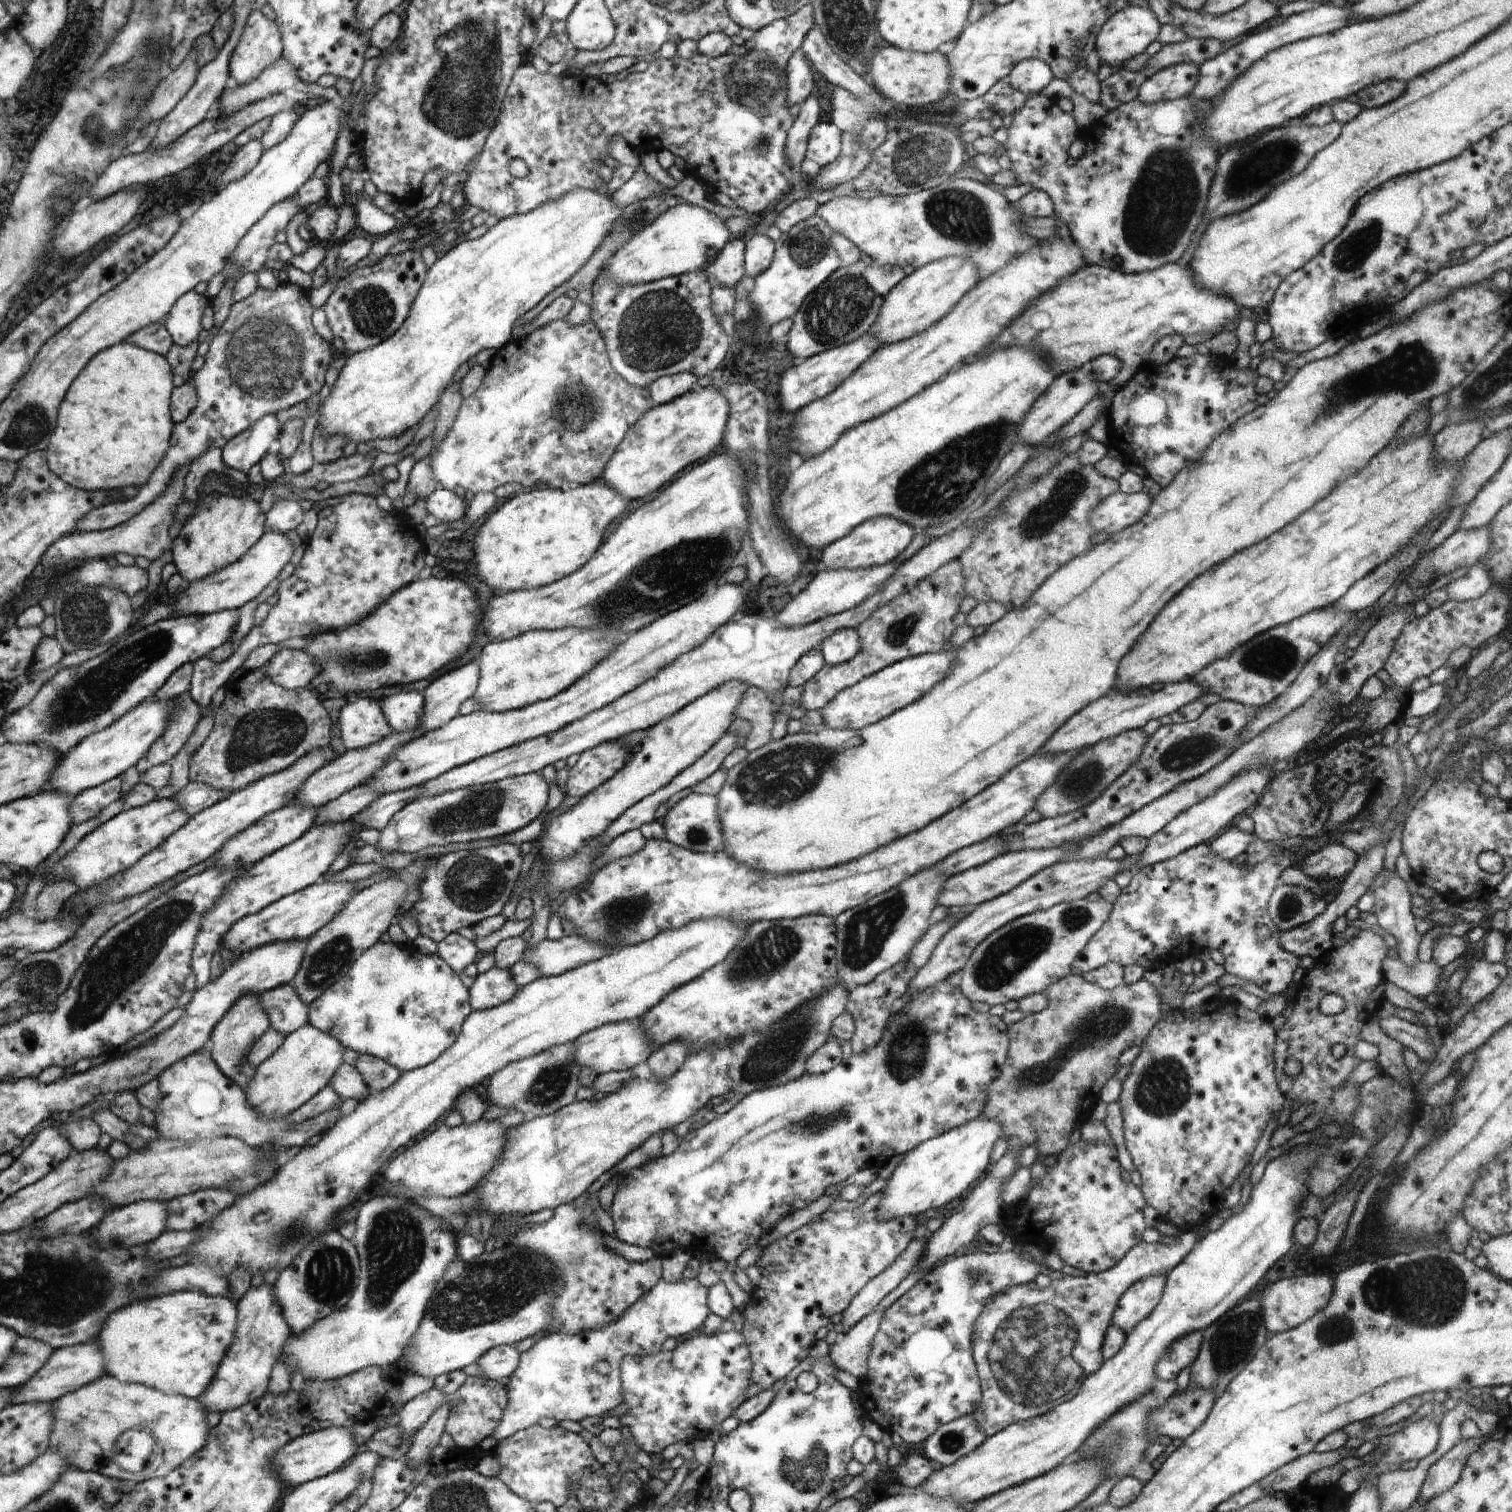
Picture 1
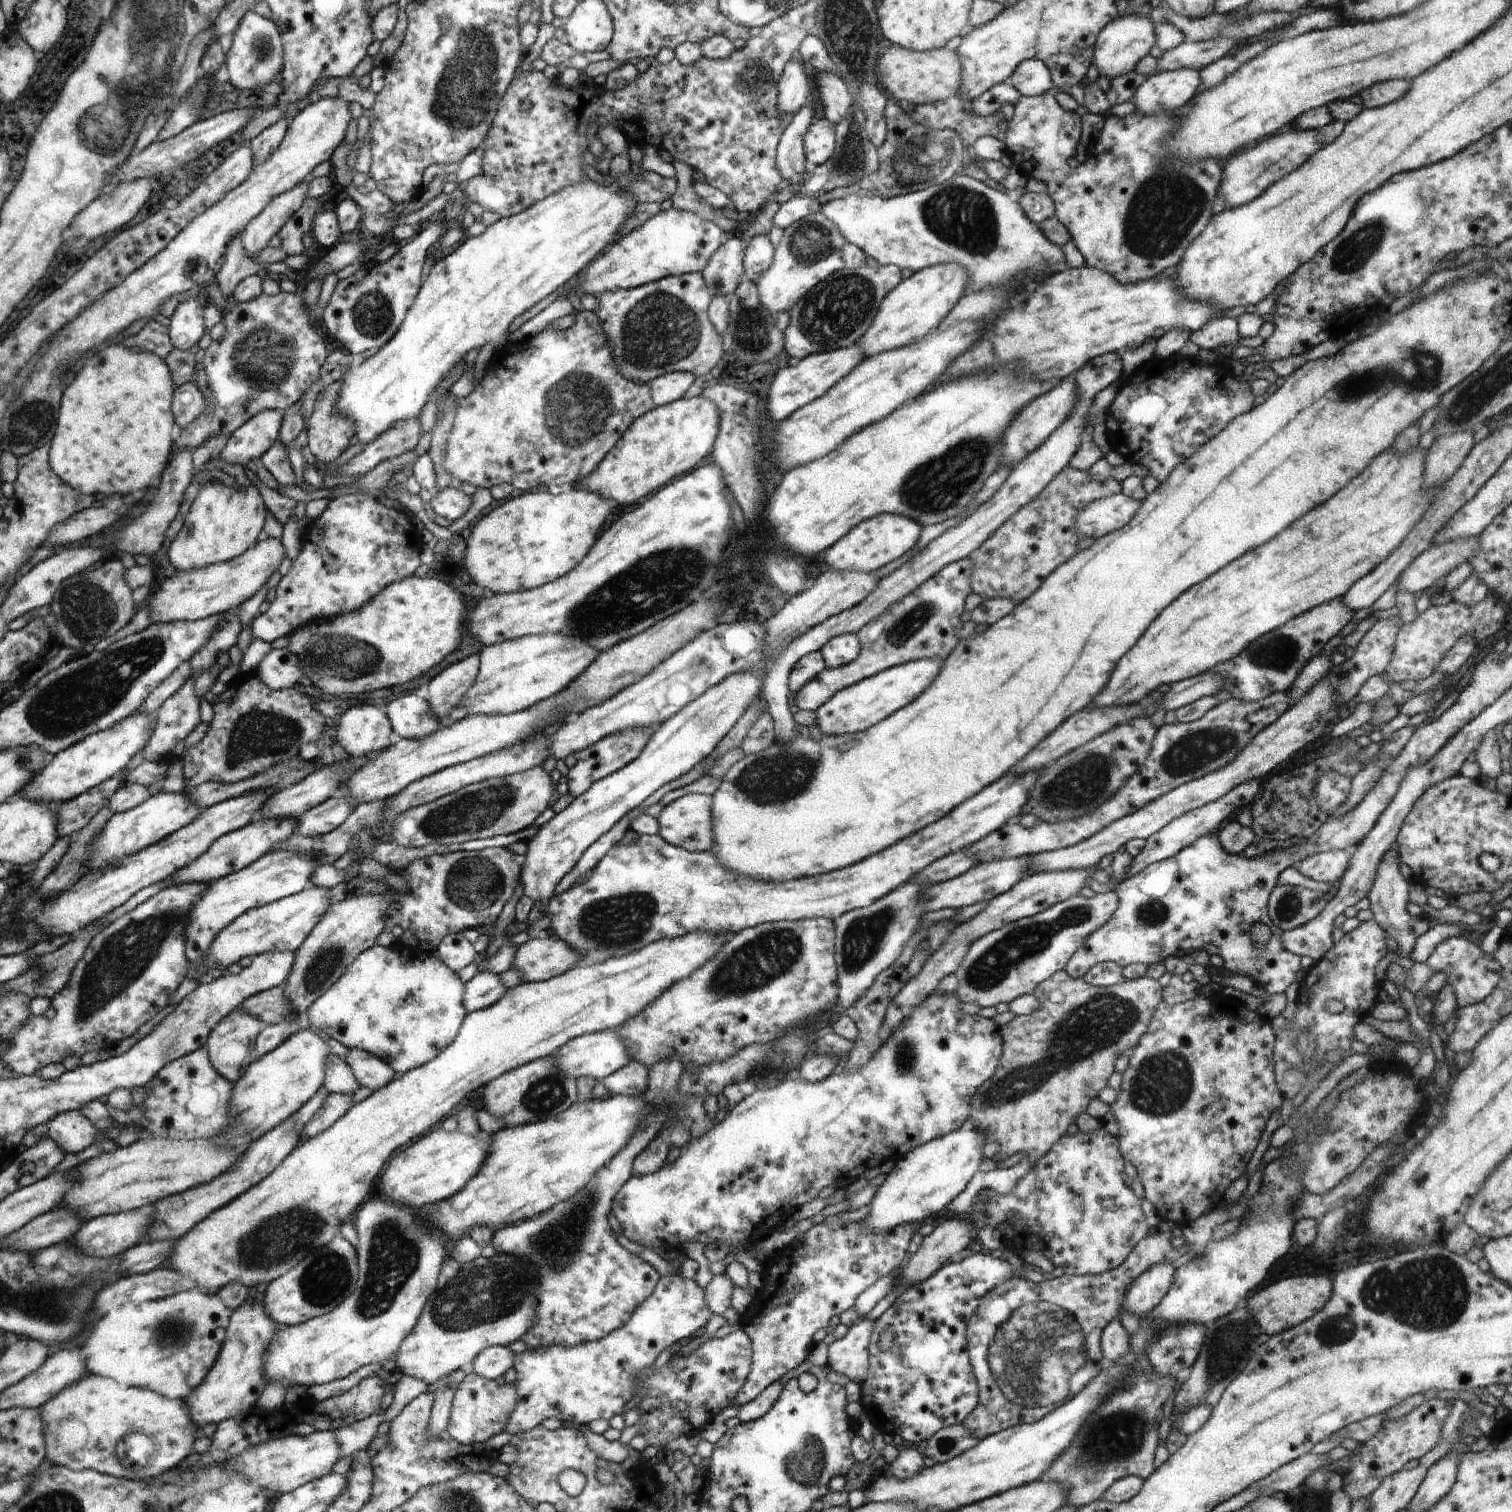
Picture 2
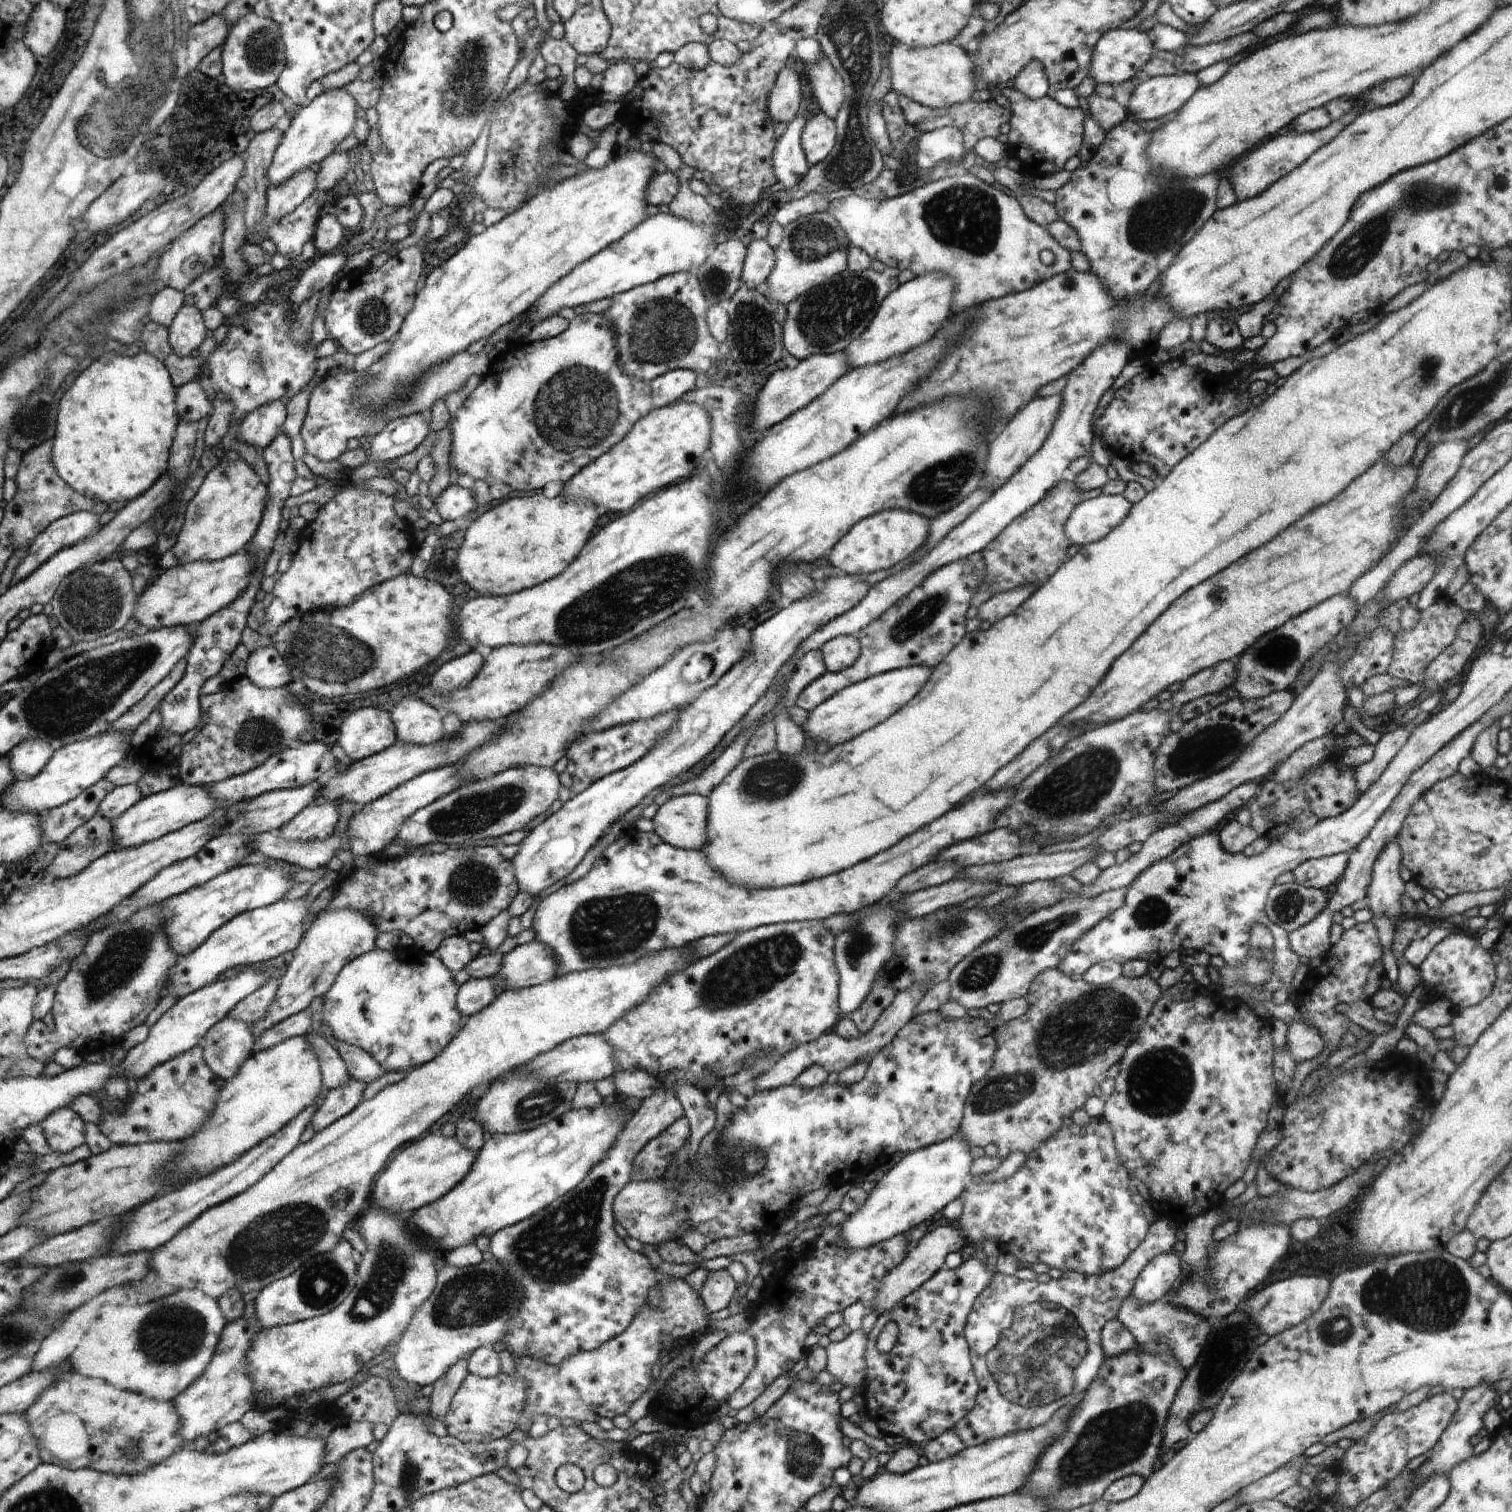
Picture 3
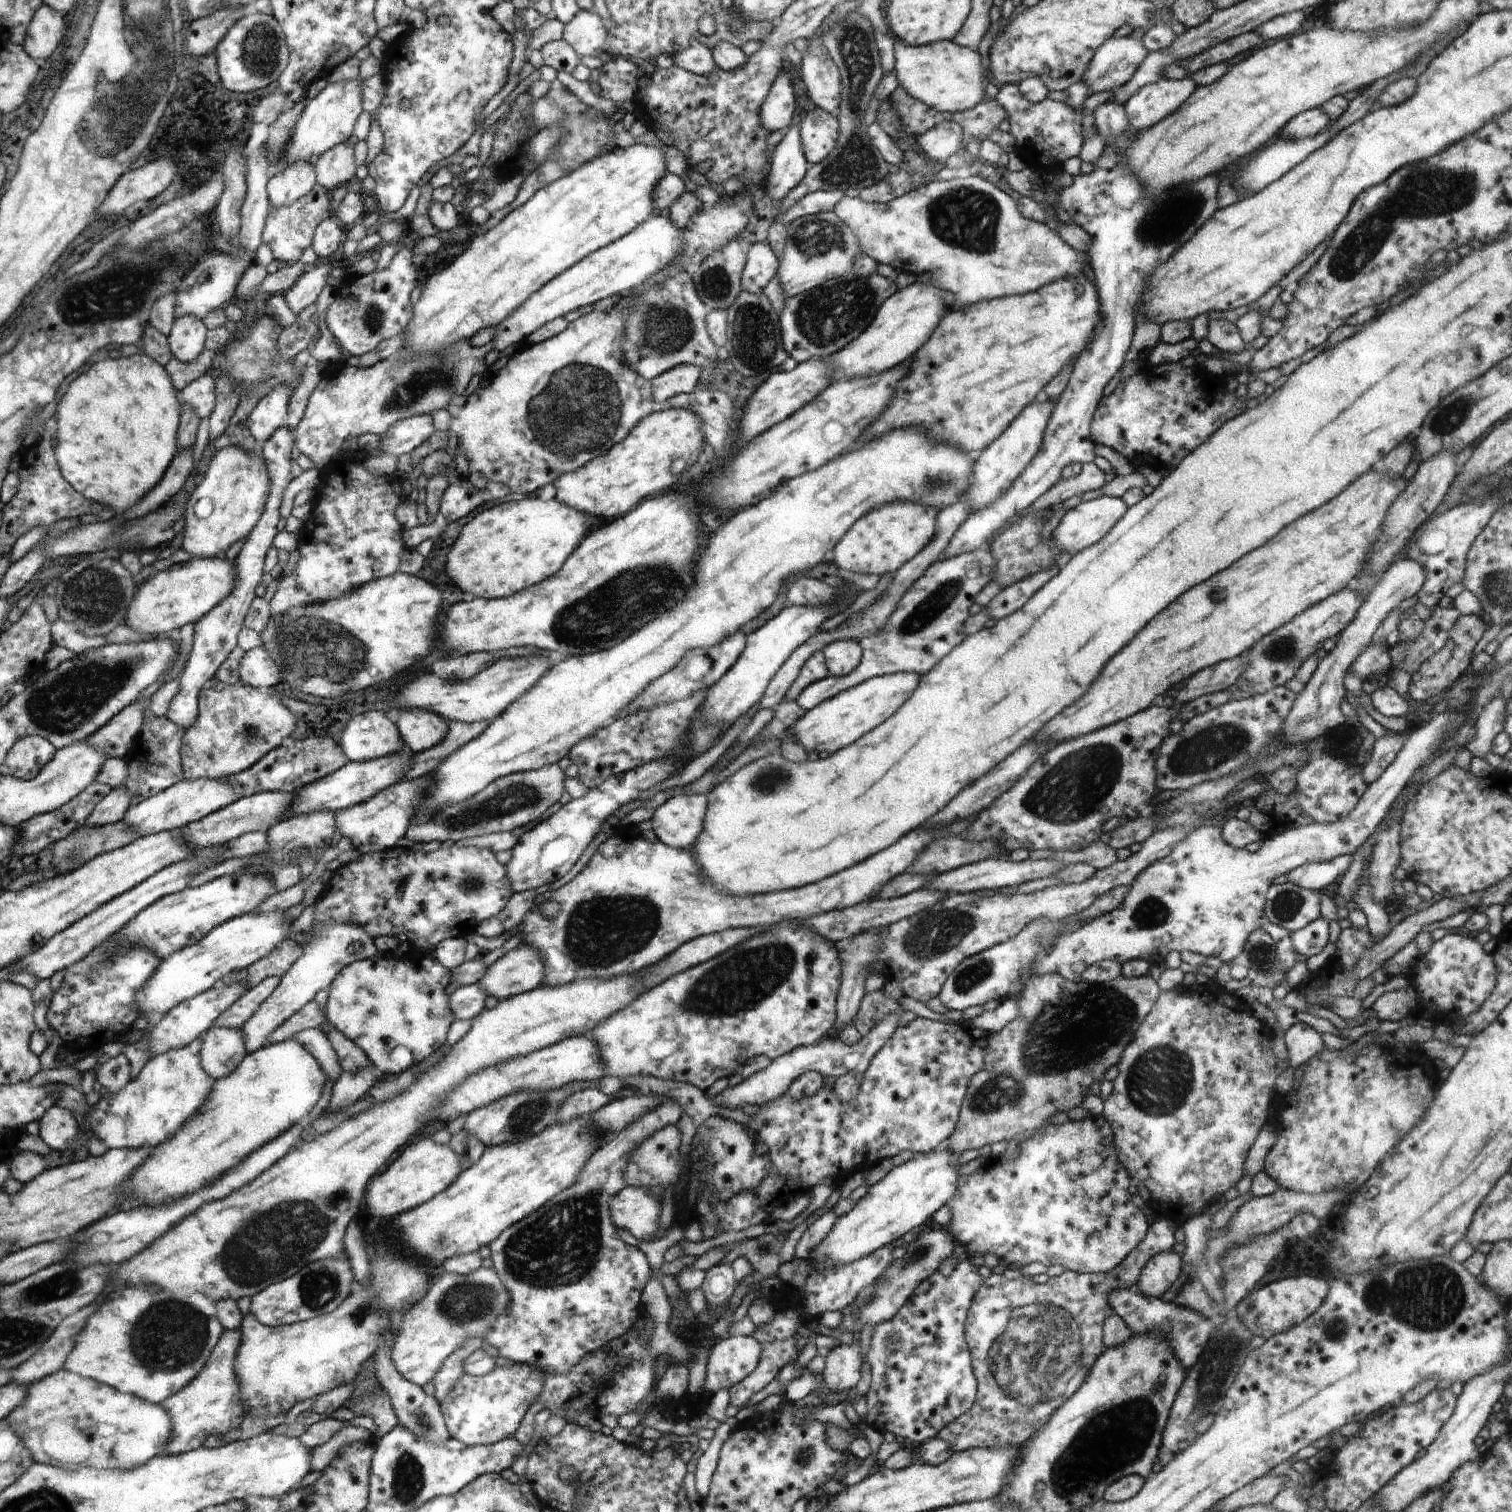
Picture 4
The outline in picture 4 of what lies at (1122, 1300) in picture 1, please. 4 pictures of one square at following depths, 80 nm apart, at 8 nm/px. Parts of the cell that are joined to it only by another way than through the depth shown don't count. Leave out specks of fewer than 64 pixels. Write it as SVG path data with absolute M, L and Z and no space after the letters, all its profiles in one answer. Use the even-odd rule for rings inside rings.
M1174 1250L1155 1254L1139 1273L1137 1288L1149 1297L1162 1296L1179 1278L1182 1257Z

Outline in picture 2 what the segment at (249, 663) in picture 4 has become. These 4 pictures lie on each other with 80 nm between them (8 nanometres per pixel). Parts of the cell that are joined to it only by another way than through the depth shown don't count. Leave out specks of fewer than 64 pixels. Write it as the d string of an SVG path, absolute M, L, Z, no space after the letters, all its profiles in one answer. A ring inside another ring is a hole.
M286 647L264 653L253 672L274 691L296 687L300 676L305 676L298 664L297 656Z

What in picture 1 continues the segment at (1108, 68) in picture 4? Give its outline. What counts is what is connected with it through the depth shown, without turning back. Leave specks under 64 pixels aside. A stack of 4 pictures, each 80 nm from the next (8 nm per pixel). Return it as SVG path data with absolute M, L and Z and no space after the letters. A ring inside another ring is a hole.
M1129 5L1125 9L1115 12L1102 25L1095 44L1095 50L1102 63L1110 65L1114 70L1122 69L1123 64L1135 56L1145 52L1149 44L1157 40L1162 26L1152 10Z

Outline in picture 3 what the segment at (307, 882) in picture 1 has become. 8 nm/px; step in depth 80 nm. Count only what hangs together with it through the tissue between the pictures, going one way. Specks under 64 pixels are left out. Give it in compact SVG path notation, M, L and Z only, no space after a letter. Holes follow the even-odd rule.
M276 860L271 868L267 868L266 863L236 867L210 879L202 886L164 899L161 906L161 916L164 917L163 930L172 942L173 952L178 957L192 954L196 948L210 939L217 928L224 926L229 920L243 912L280 901L294 884L288 880L285 864Z

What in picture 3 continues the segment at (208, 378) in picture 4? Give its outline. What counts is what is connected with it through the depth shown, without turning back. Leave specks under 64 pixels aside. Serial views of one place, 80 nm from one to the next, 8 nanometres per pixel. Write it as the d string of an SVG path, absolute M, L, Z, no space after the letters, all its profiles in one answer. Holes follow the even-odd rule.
M199 378L178 387L176 403L177 415L181 416L183 421L197 423L198 420L211 414L213 410L213 404L202 389Z

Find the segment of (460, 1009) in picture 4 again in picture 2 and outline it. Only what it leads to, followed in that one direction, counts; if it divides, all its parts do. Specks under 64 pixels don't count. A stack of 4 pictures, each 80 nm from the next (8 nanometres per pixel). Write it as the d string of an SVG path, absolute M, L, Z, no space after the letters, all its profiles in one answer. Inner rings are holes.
M478 971L466 983L464 1005L469 1011L479 1011L496 1004L508 989L498 975L488 971Z

